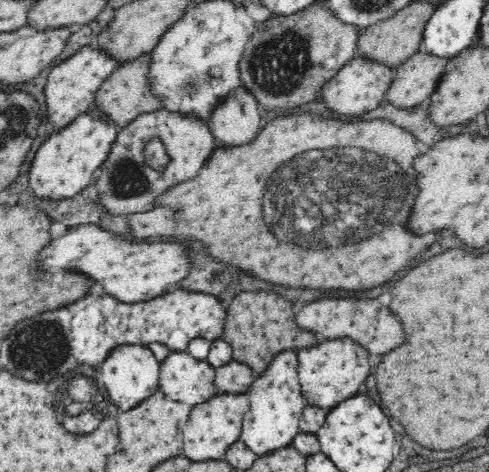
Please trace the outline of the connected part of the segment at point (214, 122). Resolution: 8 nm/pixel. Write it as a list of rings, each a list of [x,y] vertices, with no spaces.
[[[240,85],[228,92],[226,100],[221,100],[218,108],[211,112],[210,130],[222,144],[240,146],[250,142],[260,130],[260,112],[254,93]]]

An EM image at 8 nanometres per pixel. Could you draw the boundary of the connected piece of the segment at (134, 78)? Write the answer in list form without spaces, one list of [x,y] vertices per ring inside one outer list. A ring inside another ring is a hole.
[[[144,54],[134,60],[125,61],[98,89],[95,107],[102,109],[120,128],[142,113],[163,109],[162,100],[153,93],[149,83],[151,57],[151,54]]]

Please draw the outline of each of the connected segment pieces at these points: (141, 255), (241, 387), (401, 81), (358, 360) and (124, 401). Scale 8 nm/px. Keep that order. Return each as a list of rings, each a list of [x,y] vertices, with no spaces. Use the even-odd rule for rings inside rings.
[[[96,224],[74,226],[68,230],[68,234],[52,240],[50,246],[40,252],[38,266],[50,272],[66,268],[90,274],[98,284],[104,286],[106,294],[128,303],[146,302],[170,293],[192,270],[190,250],[184,244],[134,244],[122,240],[114,232],[98,228]]]
[[[236,360],[215,368],[215,383],[220,392],[246,393],[255,378],[255,373],[247,364]]]
[[[424,50],[410,55],[410,58],[395,68],[394,80],[385,94],[386,102],[394,105],[397,111],[426,104],[429,96],[438,88],[449,59],[432,55]]]
[[[351,338],[332,339],[310,352],[302,350],[298,354],[298,362],[300,362],[298,380],[306,402],[312,406],[331,408],[340,404],[342,400],[354,396],[358,392],[358,386],[370,376],[368,358],[370,358],[368,352]]]
[[[124,344],[110,350],[106,360],[98,366],[102,373],[104,386],[111,400],[120,410],[130,410],[138,406],[144,398],[159,392],[159,360],[146,346],[140,344]]]

